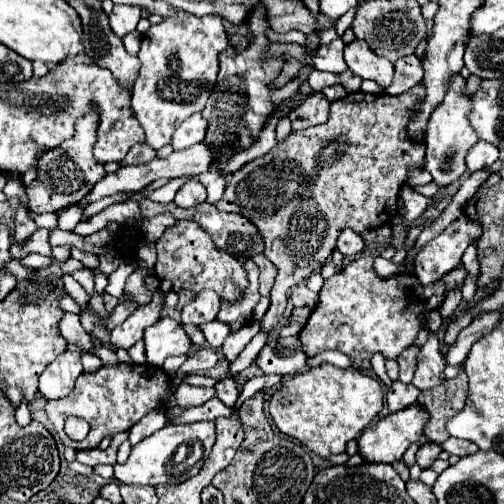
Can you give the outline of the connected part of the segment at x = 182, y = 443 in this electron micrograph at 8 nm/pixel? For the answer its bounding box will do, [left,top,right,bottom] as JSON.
[113,421,215,485]

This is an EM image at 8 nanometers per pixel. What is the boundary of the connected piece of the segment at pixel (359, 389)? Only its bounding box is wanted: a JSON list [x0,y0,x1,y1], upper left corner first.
[269,363,383,459]

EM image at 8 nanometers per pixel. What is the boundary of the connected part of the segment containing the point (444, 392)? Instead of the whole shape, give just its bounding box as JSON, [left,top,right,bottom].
[417,371,467,441]

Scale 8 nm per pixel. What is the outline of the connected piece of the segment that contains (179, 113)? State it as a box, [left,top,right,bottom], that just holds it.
[131,9,227,149]

